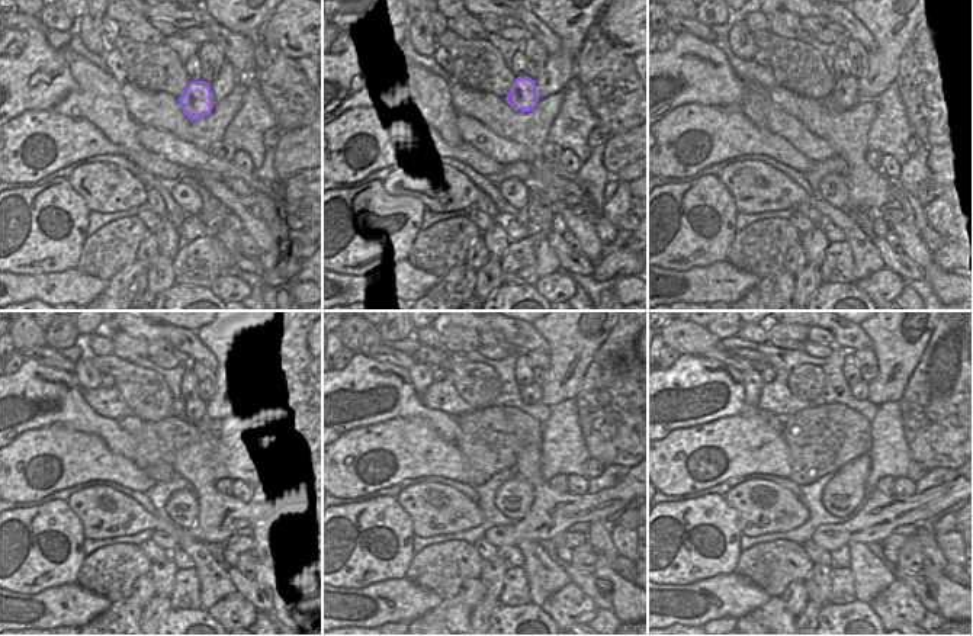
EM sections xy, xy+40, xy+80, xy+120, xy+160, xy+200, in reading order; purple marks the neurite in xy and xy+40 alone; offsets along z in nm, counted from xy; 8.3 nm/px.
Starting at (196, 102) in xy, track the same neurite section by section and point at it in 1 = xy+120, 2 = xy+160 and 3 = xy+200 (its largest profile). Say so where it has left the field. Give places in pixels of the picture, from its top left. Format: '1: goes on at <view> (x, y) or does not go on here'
1: goes on at xy+120 (195, 410)
2: goes on at xy+160 (530, 394)
3: goes on at xy+200 (860, 391)

